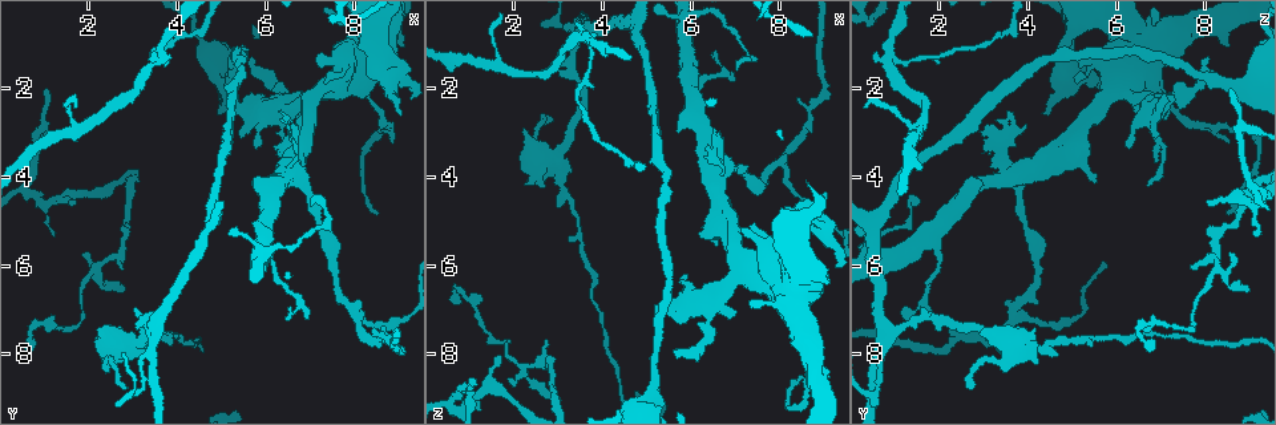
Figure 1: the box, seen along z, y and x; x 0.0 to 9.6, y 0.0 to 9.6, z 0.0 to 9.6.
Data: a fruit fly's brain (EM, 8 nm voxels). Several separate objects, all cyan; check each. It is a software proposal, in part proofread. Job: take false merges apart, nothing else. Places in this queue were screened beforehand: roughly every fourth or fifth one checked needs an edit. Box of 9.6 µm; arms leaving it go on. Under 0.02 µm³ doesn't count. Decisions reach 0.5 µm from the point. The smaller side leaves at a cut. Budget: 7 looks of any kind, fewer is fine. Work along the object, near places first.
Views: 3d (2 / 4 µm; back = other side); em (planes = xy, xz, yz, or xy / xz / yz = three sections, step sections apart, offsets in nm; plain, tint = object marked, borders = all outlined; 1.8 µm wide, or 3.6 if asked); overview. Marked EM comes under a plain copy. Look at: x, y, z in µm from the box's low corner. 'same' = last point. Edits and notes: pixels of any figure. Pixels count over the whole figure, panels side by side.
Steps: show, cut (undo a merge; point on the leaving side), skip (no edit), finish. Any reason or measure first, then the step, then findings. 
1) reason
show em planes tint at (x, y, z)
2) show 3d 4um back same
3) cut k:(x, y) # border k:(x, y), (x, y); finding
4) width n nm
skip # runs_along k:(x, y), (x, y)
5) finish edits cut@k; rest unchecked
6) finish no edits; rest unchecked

sharp bend
show 3d 4um at (6.65, 3.90, 3.90)

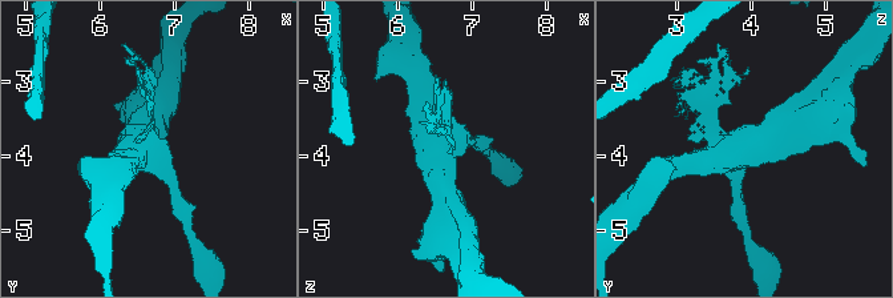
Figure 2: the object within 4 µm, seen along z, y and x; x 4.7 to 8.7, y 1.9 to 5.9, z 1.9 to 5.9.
show em planes borders at (6.65, 3.95, 3.85)

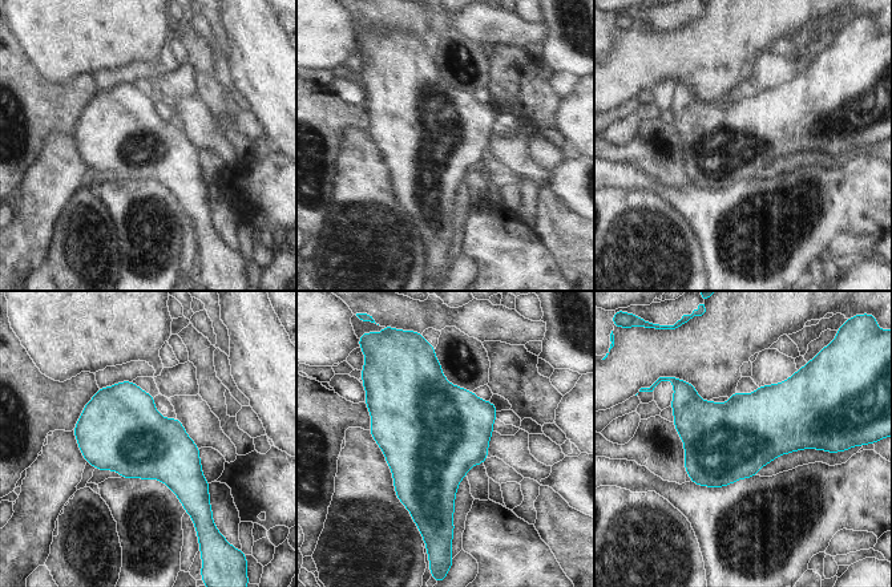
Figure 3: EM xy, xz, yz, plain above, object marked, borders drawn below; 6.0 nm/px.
width 460 nm
cut 3:(674, 381) # a second neuron is stuck on

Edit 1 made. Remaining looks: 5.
show overview

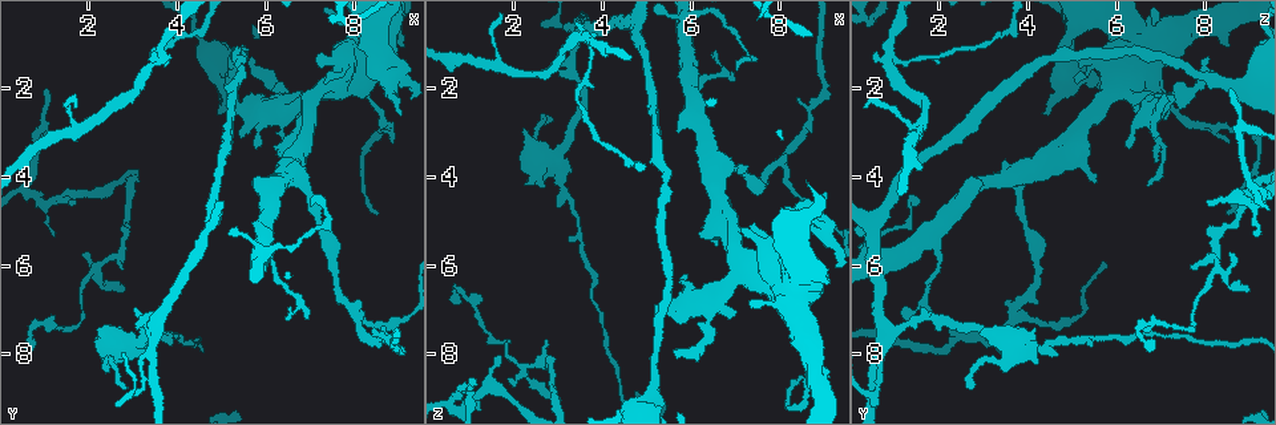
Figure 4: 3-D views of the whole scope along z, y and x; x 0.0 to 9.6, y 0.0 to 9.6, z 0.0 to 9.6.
calibre changes
show 3d 4um at (3.65, 1.25, 0.85)

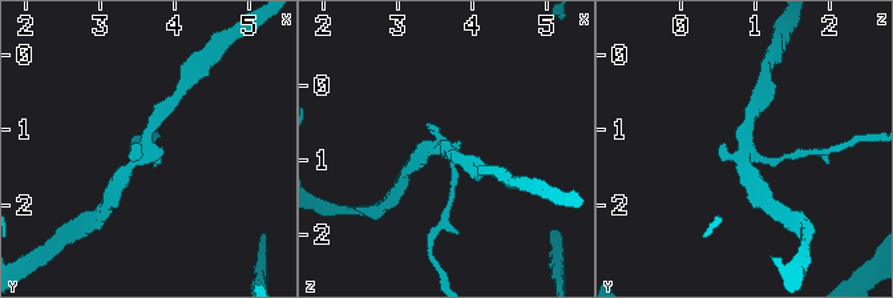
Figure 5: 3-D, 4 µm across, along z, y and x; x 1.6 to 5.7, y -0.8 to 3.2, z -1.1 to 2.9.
need the tissue
show em planes tint at (3.65, 1.30, 0.85)

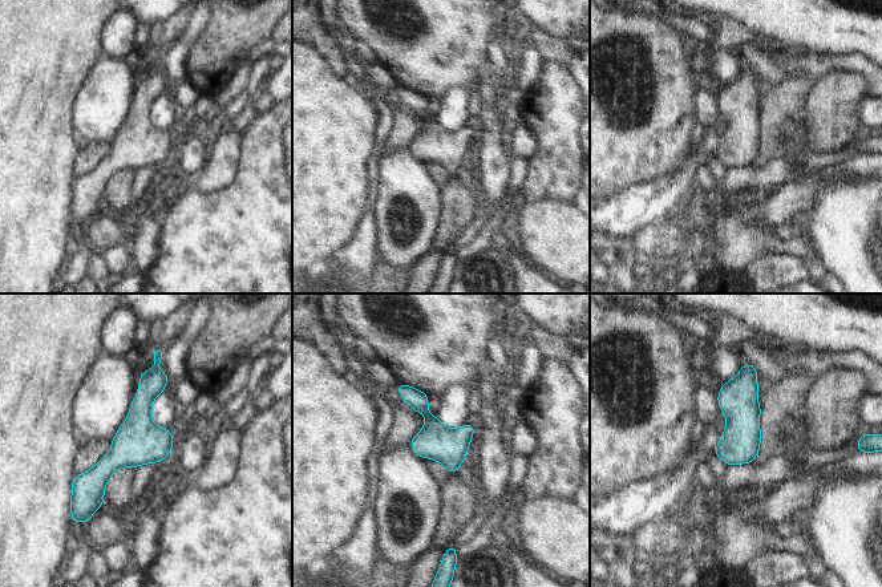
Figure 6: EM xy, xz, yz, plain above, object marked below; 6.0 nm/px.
skip # all the same neuron

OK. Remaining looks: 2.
sudden change in width
show 3d 4um at (2.70, 7.75, 3.60)

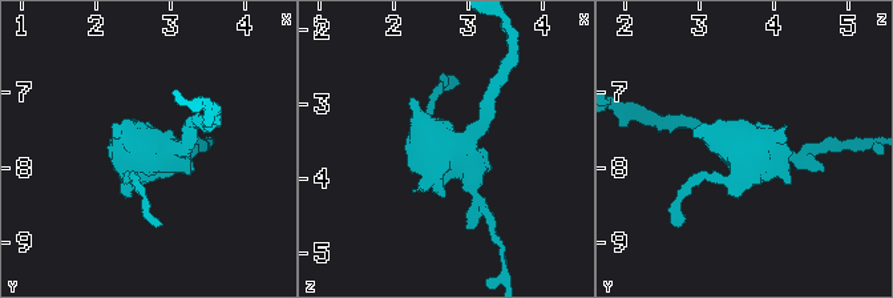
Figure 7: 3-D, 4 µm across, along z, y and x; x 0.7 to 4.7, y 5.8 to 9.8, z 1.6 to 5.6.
need the tissue
show em 3.6um planes tint at (2.75, 7.75, 3.60)

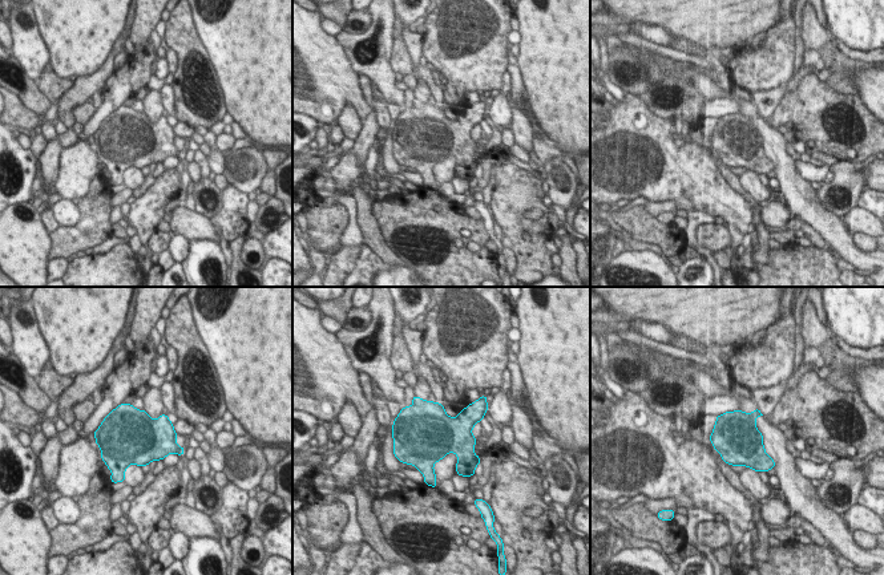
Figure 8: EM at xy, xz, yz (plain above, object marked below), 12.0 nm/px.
width 550 nm
skip # one neuron here

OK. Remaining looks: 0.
finish edits cut@3; rest unchecked

